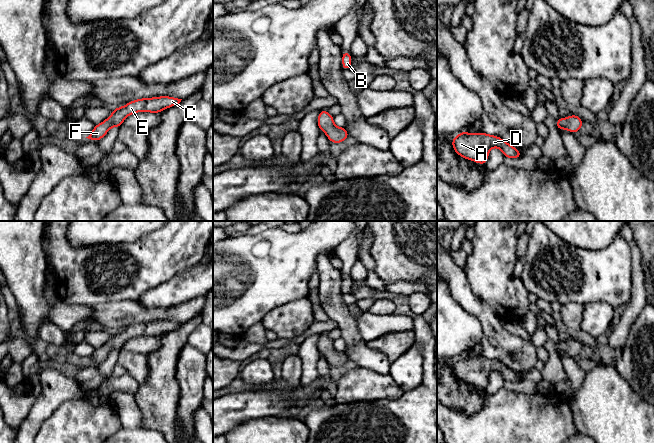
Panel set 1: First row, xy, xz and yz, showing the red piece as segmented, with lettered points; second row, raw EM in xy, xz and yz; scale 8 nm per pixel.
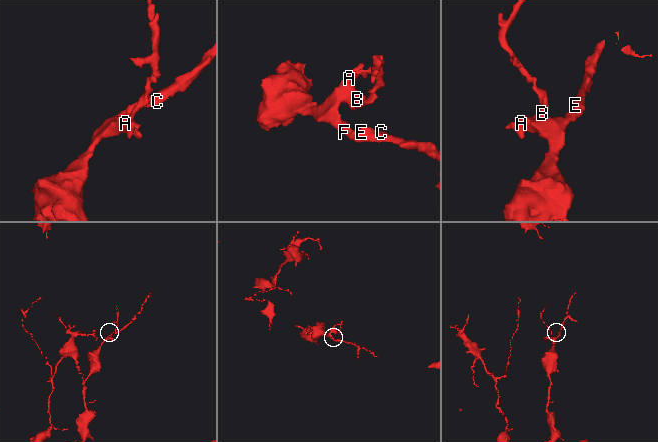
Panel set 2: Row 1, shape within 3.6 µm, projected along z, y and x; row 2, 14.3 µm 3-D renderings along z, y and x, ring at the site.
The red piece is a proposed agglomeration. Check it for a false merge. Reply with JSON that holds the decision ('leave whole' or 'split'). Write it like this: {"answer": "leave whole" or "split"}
{"answer": "leave whole"}

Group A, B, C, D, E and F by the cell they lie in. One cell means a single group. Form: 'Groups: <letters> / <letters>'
Groups: A B C D E F

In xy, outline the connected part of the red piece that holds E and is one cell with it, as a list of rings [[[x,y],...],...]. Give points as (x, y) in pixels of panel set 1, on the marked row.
[[[160,96],[152,98],[141,98],[133,100],[126,105],[114,108],[112,114],[100,124],[94,126],[90,135],[86,138],[100,141],[111,127],[120,127],[125,118],[136,112],[160,113],[163,110],[176,106],[182,99],[170,96]]]

